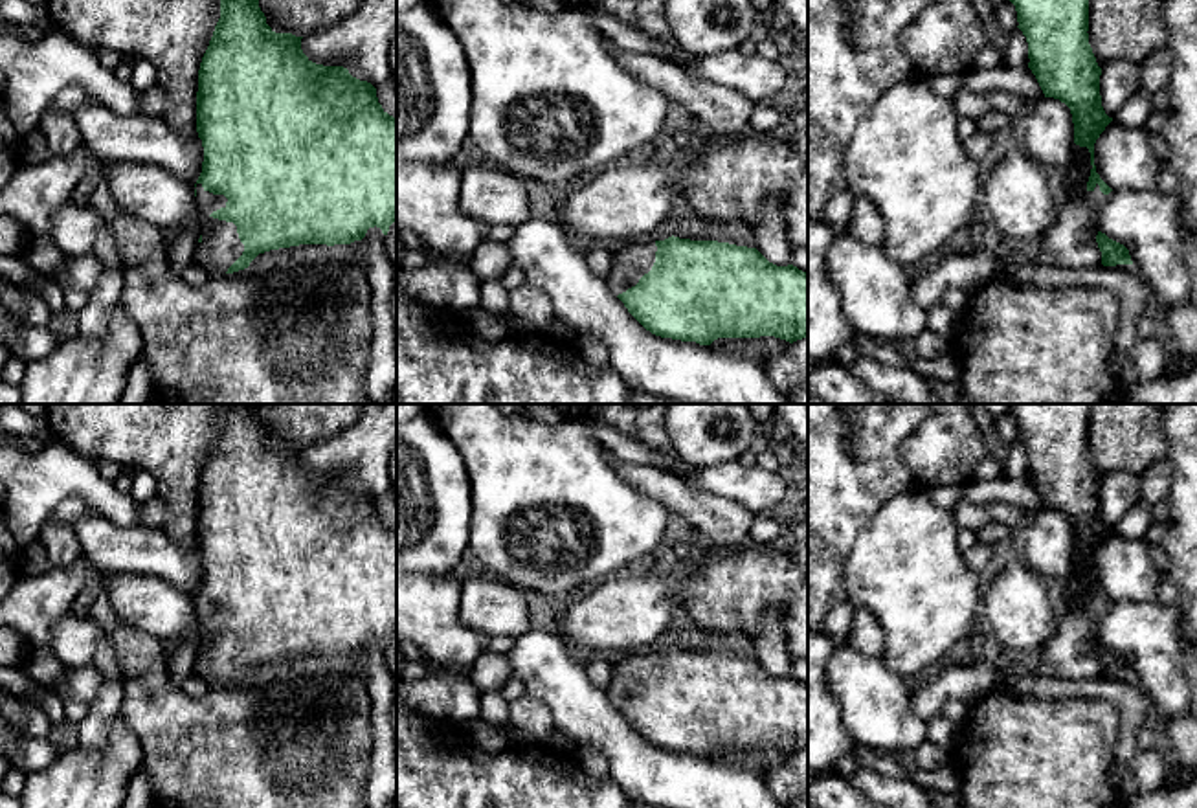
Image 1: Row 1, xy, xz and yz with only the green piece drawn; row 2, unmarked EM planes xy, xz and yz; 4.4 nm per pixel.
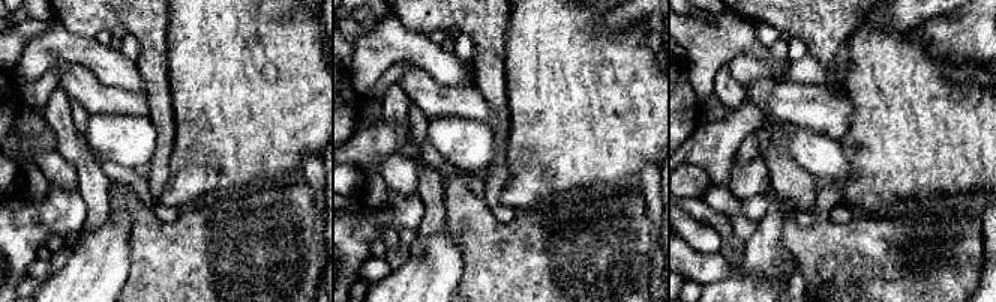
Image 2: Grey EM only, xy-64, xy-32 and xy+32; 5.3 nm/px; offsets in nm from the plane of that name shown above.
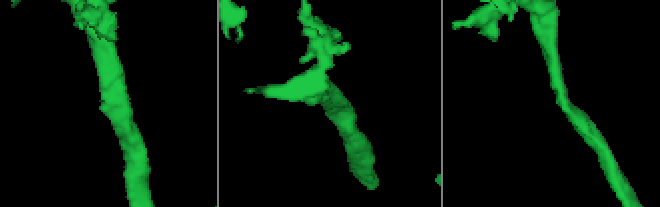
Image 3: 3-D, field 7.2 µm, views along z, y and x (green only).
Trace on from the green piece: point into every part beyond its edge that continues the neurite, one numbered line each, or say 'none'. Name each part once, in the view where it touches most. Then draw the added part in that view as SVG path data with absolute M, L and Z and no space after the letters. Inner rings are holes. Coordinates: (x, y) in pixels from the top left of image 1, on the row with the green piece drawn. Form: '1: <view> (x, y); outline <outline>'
1: xy (221, 246); outline M196 184L195 189L200 211L202 241L196 244L193 263L209 272L226 274L244 252L237 226L211 217L213 211L226 208L228 198L206 191L202 184Z

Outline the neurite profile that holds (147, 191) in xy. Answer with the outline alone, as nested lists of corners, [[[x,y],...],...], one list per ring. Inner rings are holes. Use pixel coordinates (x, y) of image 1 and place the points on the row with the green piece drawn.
[[[105,163],[105,178],[119,208],[174,233],[189,224],[200,226],[195,185],[145,163]]]

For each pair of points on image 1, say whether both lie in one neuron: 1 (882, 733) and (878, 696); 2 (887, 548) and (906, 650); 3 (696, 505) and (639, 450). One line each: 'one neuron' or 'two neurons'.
1: one neuron
2: one neuron
3: two neurons

